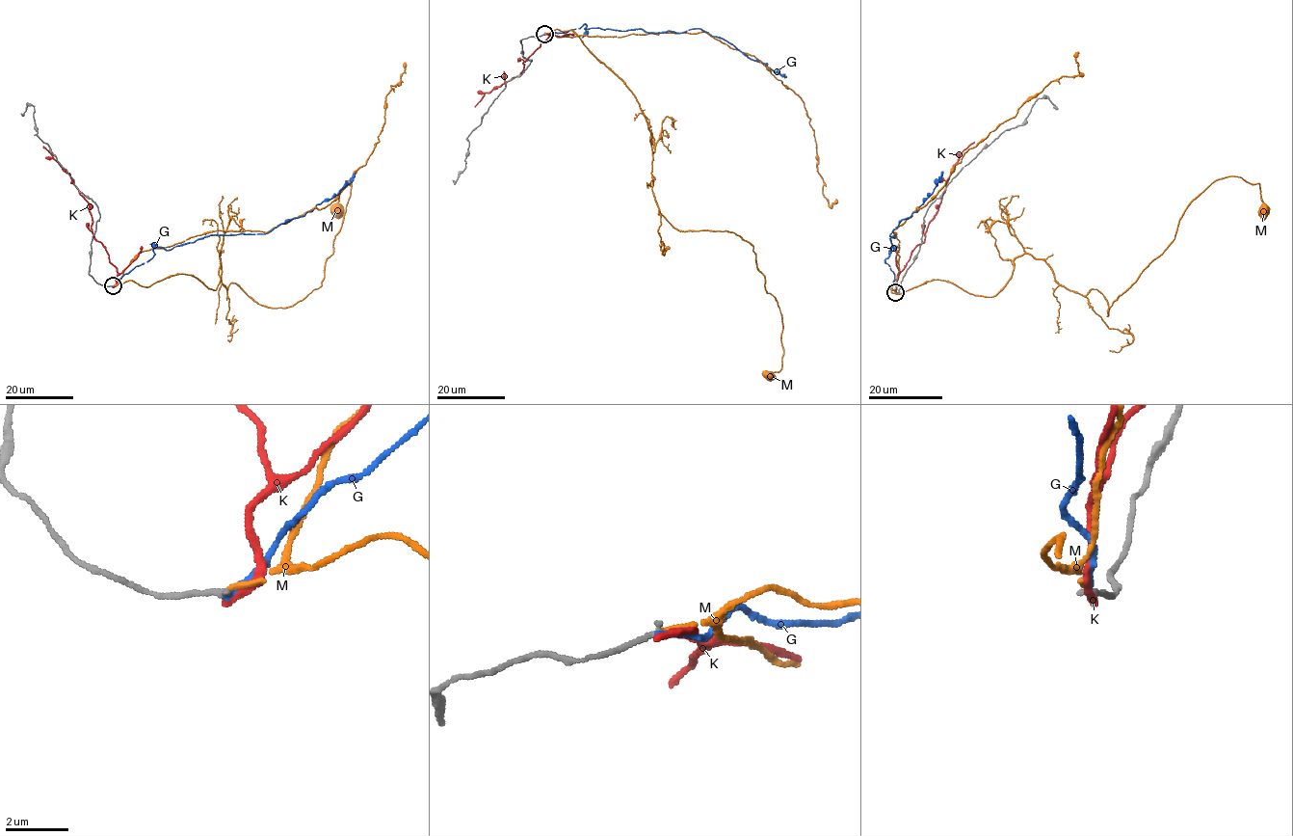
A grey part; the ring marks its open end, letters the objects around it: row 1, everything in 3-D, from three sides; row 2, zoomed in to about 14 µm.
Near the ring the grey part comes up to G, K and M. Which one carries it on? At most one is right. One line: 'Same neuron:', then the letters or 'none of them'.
Same neuron: M

